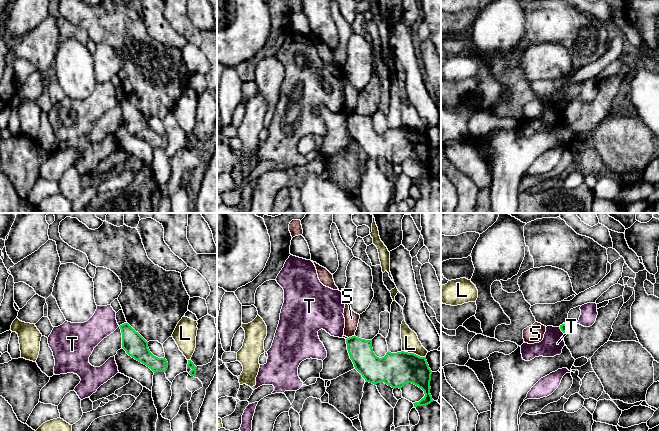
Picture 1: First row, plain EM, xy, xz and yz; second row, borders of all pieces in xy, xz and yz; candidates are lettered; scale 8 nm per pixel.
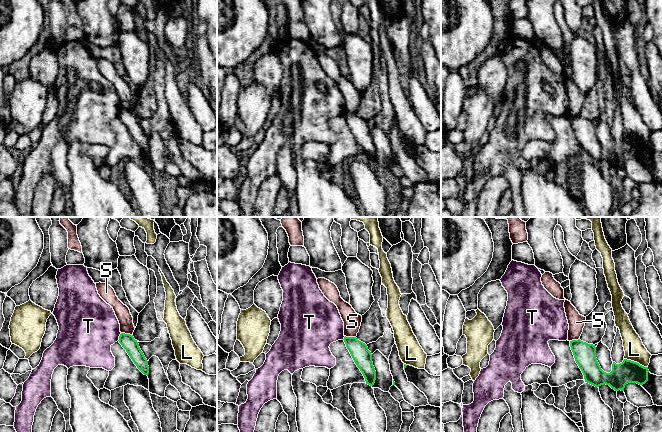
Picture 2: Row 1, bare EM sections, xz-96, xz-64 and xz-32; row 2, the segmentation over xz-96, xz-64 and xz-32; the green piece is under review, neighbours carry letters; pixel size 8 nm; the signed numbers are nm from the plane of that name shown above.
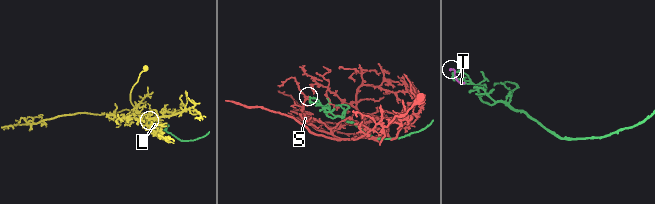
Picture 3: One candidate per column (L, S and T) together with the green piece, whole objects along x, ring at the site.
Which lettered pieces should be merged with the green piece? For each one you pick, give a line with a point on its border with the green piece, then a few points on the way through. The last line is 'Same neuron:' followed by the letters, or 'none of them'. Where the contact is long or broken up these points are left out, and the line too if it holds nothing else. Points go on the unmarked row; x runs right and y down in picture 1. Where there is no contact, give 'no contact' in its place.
Same neuron: none of them

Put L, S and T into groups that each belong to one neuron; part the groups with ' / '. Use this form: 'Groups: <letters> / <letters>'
Groups: L / S / T

